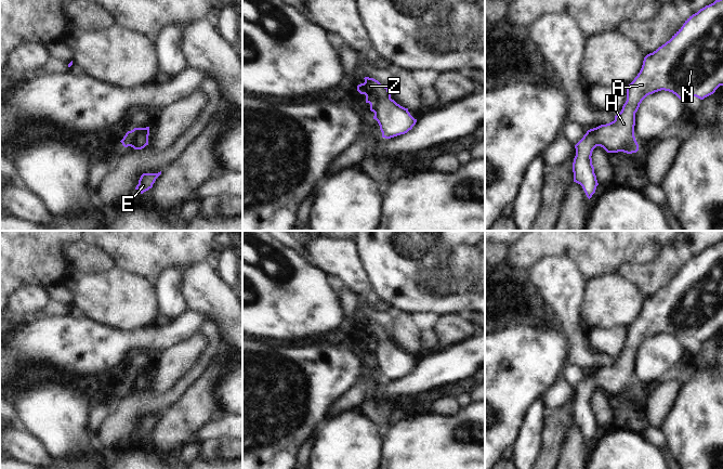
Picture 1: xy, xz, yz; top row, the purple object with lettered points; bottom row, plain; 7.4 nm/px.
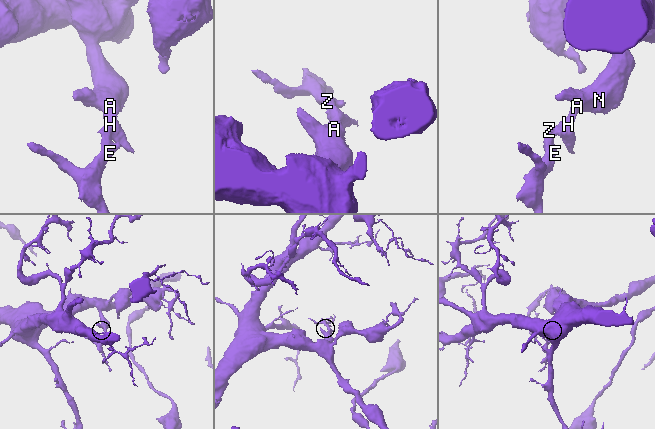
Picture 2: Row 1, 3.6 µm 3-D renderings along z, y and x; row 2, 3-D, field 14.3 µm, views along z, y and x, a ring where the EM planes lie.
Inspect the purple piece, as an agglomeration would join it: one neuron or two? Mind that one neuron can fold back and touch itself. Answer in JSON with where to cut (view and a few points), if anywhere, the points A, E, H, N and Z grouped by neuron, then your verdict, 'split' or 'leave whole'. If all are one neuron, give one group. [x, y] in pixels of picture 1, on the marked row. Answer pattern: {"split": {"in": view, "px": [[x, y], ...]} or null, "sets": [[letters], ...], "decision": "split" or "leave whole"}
{"split": null, "sets": [["A", "E", "H", "N", "Z"]], "decision": "leave whole"}

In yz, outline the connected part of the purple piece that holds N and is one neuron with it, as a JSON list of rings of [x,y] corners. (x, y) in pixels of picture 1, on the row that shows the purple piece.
[[[715,0],[689,16],[669,41],[644,57],[640,73],[627,86],[627,101],[615,120],[588,130],[575,145],[574,182],[582,186],[590,199],[599,185],[591,158],[593,149],[601,146],[607,153],[627,154],[639,151],[634,136],[635,113],[647,95],[665,90],[672,92],[681,101],[686,95],[704,100],[713,94],[720,86],[723,86],[723,0]]]

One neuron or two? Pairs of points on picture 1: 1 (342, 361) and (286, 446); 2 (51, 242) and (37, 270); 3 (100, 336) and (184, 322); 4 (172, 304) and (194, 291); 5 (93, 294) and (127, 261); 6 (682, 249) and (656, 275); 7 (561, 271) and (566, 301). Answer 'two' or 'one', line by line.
1: one
2: one
3: one
4: two
5: two
6: one
7: one

